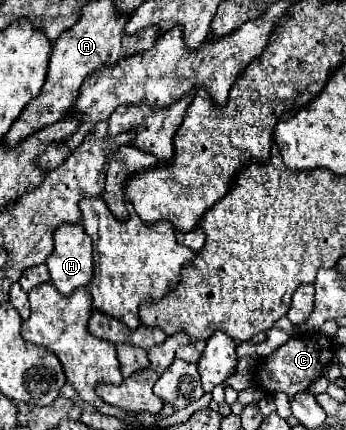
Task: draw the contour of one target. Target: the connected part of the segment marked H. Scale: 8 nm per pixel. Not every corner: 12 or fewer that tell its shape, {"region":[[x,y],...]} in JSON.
{"region":[[62,223],[46,261],[52,285],[70,295],[92,279],[92,241]]}

